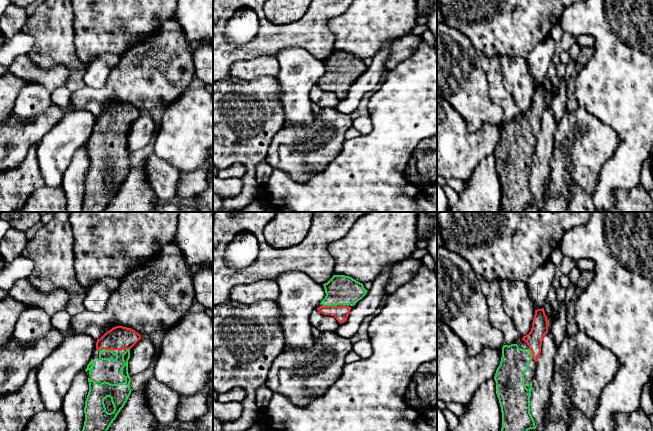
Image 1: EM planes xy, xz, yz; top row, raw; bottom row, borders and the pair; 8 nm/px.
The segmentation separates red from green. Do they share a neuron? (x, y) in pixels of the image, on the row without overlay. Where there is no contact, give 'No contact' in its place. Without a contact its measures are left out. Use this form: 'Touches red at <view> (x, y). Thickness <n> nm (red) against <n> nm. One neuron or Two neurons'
Touches red at xy (105, 125). Thickness 190 nm (red) against 90 nm. One neuron

